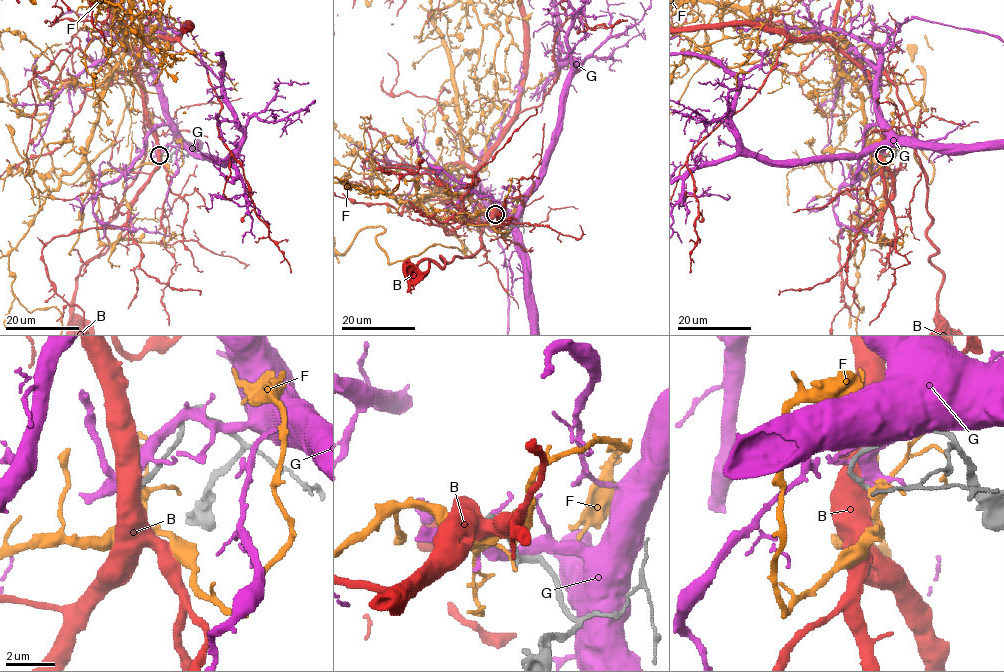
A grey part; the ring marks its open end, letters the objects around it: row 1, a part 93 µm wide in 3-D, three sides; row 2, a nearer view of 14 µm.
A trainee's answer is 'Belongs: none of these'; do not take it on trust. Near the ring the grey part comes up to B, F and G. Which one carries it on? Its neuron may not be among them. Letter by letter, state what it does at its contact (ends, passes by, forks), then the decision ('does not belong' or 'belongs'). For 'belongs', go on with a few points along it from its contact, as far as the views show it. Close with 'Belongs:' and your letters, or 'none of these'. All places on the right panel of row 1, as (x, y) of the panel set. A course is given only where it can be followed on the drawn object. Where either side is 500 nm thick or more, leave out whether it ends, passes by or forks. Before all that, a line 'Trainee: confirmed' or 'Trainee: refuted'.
Trainee: confirmed
B: does not belong
F: it forks; does not belong
G: it forks; does not belong
Belongs: none of these

